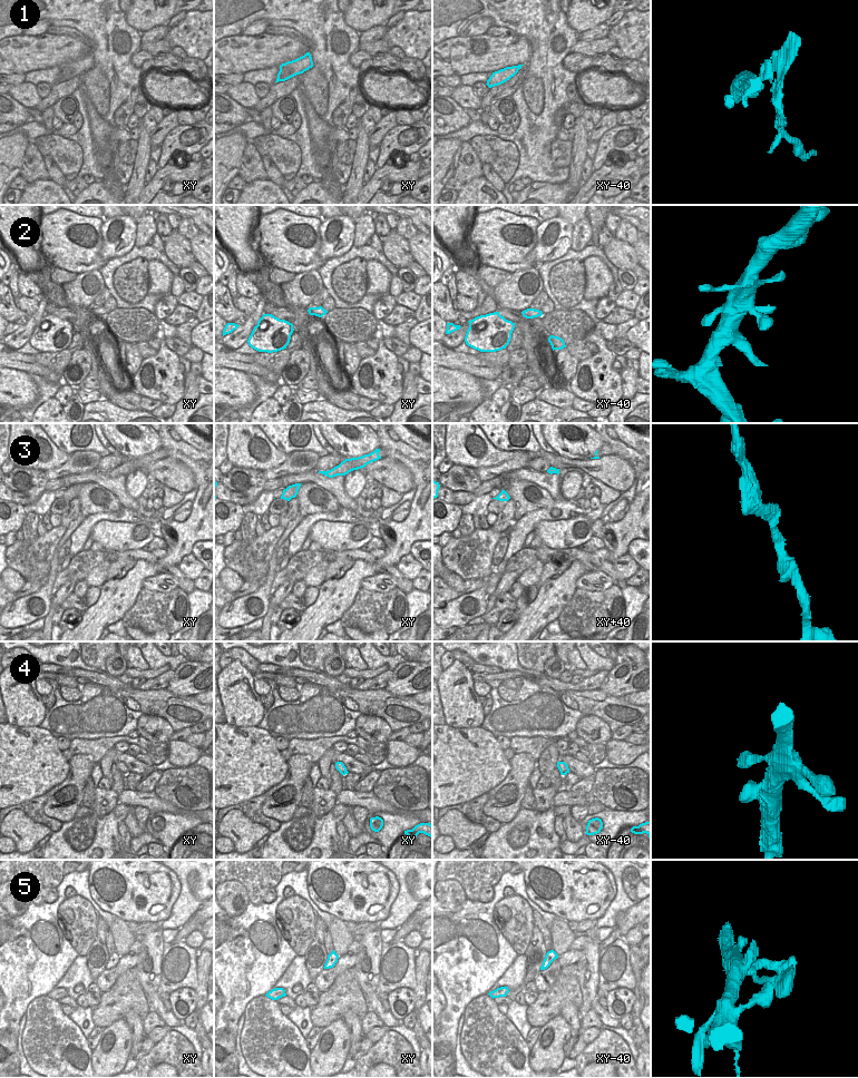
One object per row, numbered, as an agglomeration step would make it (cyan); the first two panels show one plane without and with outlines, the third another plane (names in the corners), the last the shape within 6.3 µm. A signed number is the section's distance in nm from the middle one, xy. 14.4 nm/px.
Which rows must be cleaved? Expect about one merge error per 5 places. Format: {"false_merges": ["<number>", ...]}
{"false_merges": ["1"]}

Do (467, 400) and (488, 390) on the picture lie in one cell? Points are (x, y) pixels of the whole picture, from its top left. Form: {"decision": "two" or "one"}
{"decision": "two"}

